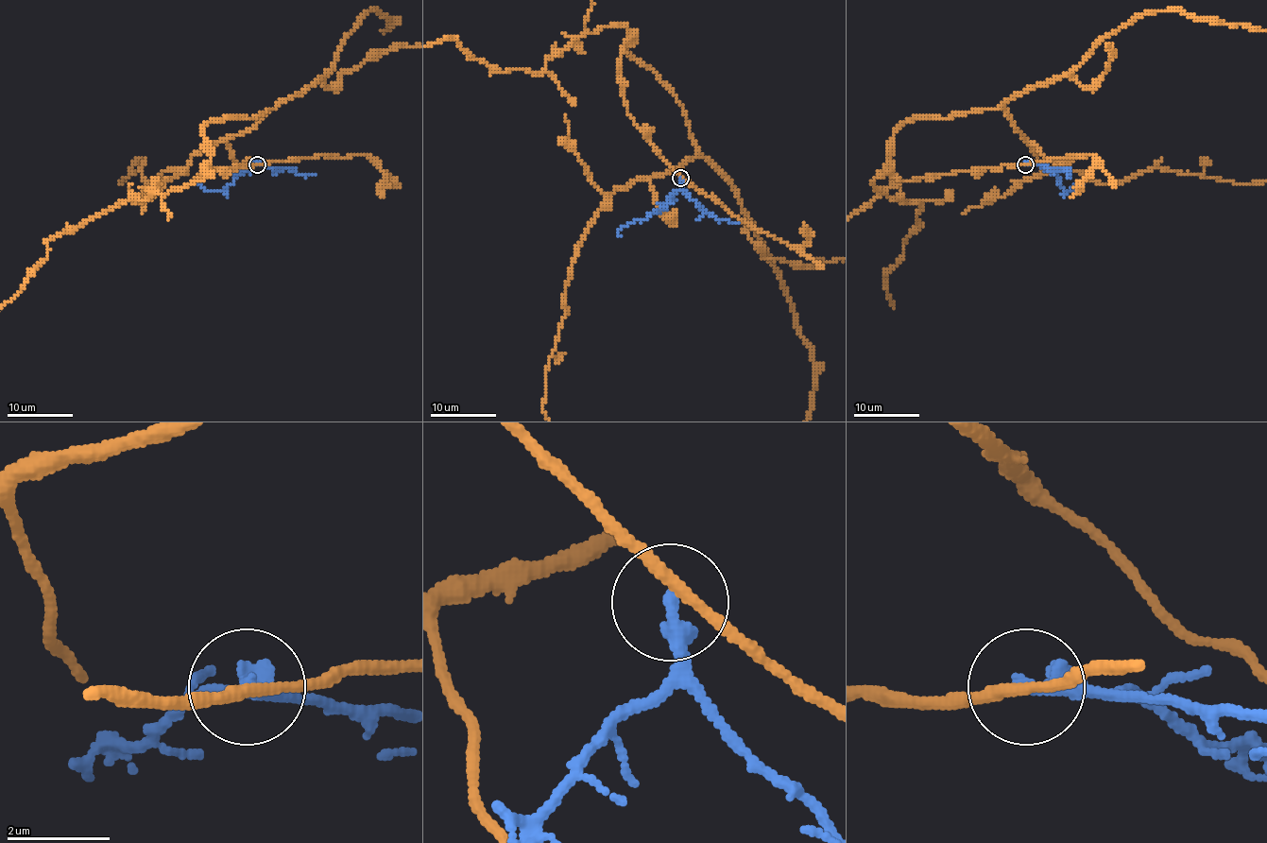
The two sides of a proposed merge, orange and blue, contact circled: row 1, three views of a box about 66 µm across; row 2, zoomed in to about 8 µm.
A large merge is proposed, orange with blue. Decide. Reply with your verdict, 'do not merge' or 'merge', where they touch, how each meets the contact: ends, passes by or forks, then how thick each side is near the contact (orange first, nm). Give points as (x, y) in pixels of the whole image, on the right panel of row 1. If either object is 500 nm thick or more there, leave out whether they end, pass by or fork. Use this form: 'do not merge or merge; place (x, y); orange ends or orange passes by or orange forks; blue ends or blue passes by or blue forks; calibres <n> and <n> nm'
do not merge; place (1025, 164); orange passes by; blue ends; calibres 220 and 400 nm

